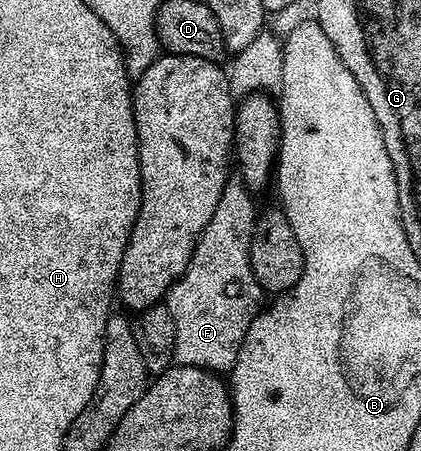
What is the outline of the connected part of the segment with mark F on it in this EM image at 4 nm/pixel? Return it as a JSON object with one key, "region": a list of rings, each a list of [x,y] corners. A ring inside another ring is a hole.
{"region":[[[227,181],[224,192],[220,196],[220,204],[216,204],[216,212],[212,212],[212,220],[208,220],[204,232],[198,237],[188,268],[175,280],[165,296],[164,304],[176,328],[174,361],[179,366],[195,366],[215,372],[233,370],[240,348],[244,344],[244,336],[252,320],[263,309],[264,291],[262,285],[256,280],[250,263],[250,245],[254,235],[254,225],[258,222],[260,213],[260,207],[254,203],[253,197],[255,198],[255,195],[245,182]]]}

